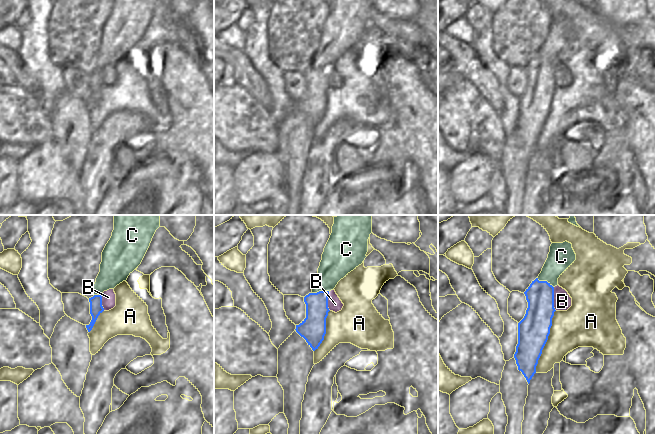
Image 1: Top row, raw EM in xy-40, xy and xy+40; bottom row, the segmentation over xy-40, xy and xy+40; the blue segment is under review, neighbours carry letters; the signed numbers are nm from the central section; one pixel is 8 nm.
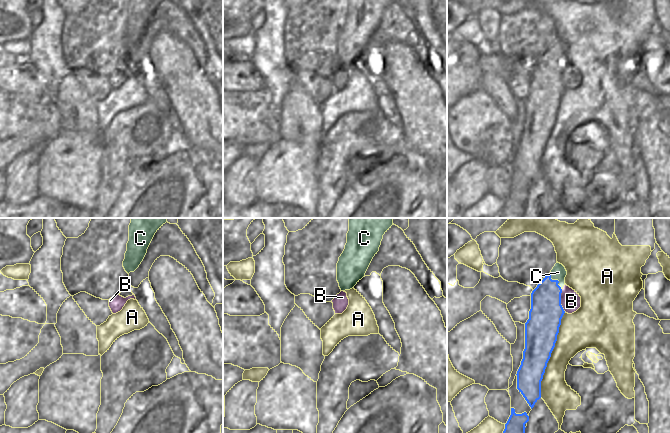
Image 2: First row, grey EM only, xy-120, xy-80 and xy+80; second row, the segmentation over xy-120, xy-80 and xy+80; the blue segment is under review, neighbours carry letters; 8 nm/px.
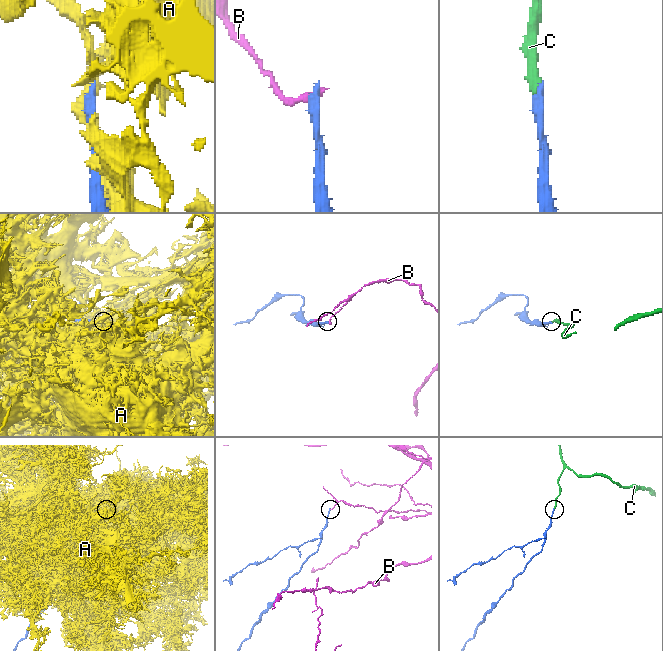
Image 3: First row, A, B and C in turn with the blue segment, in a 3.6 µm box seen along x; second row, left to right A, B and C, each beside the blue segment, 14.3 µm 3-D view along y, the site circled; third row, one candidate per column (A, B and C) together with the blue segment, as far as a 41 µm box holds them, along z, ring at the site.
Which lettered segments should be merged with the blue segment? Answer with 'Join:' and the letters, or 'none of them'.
Join: C

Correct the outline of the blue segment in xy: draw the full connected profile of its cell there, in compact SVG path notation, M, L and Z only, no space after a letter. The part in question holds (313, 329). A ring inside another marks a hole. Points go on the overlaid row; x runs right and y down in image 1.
M338 215L324 248L312 292L304 297L306 318L296 325L296 332L313 351L326 334L328 294L338 282L363 263L372 233L372 215Z

